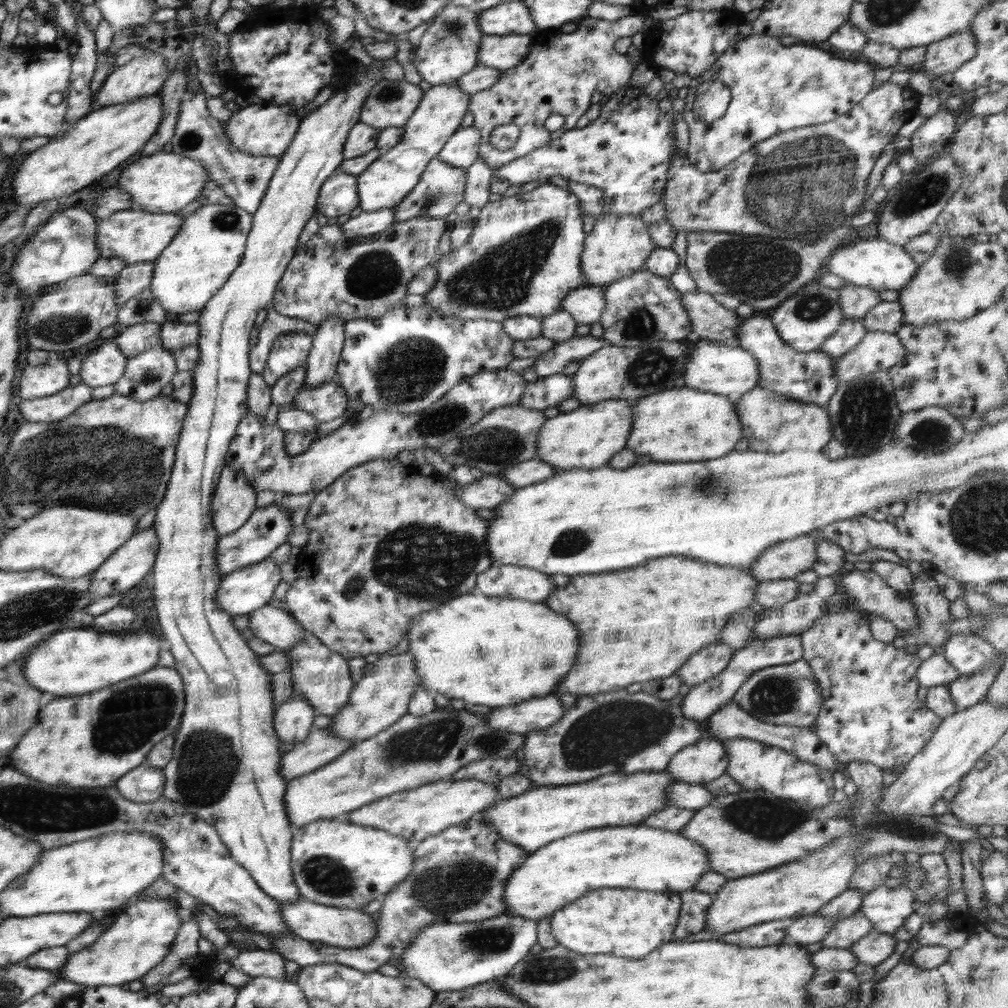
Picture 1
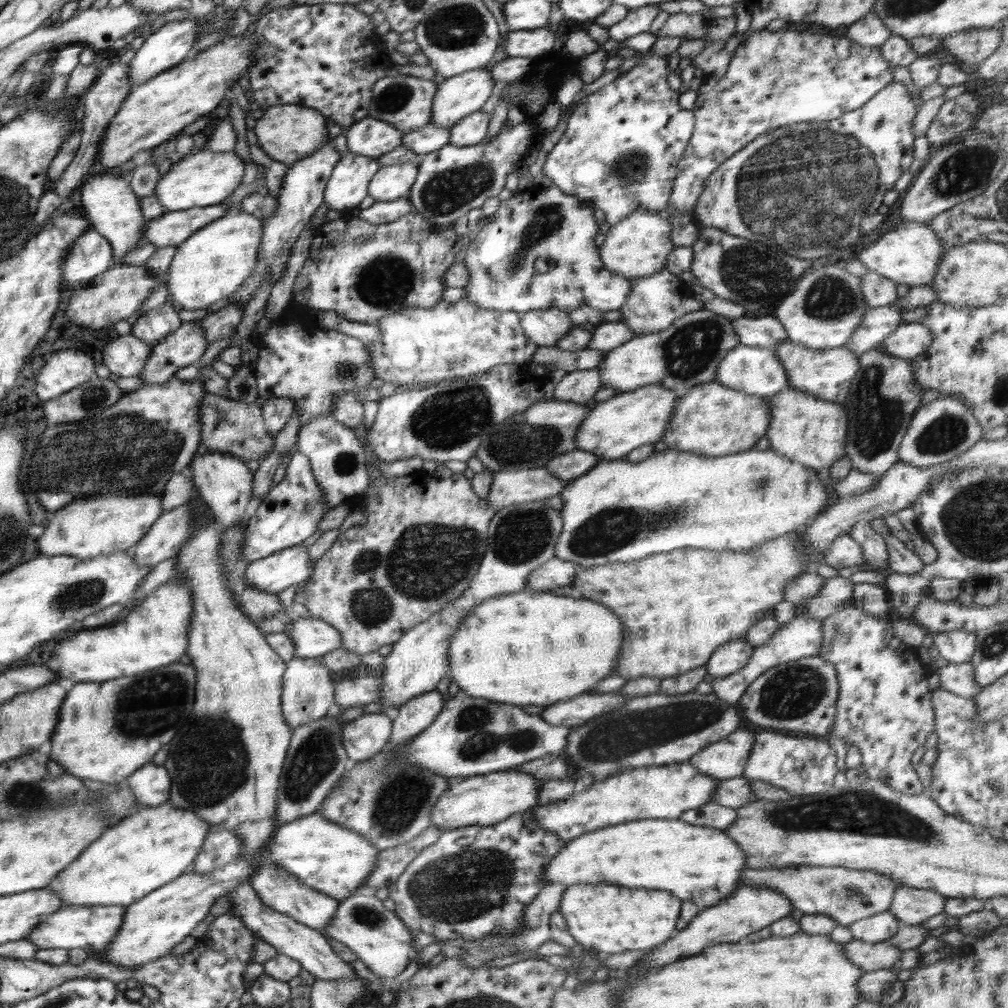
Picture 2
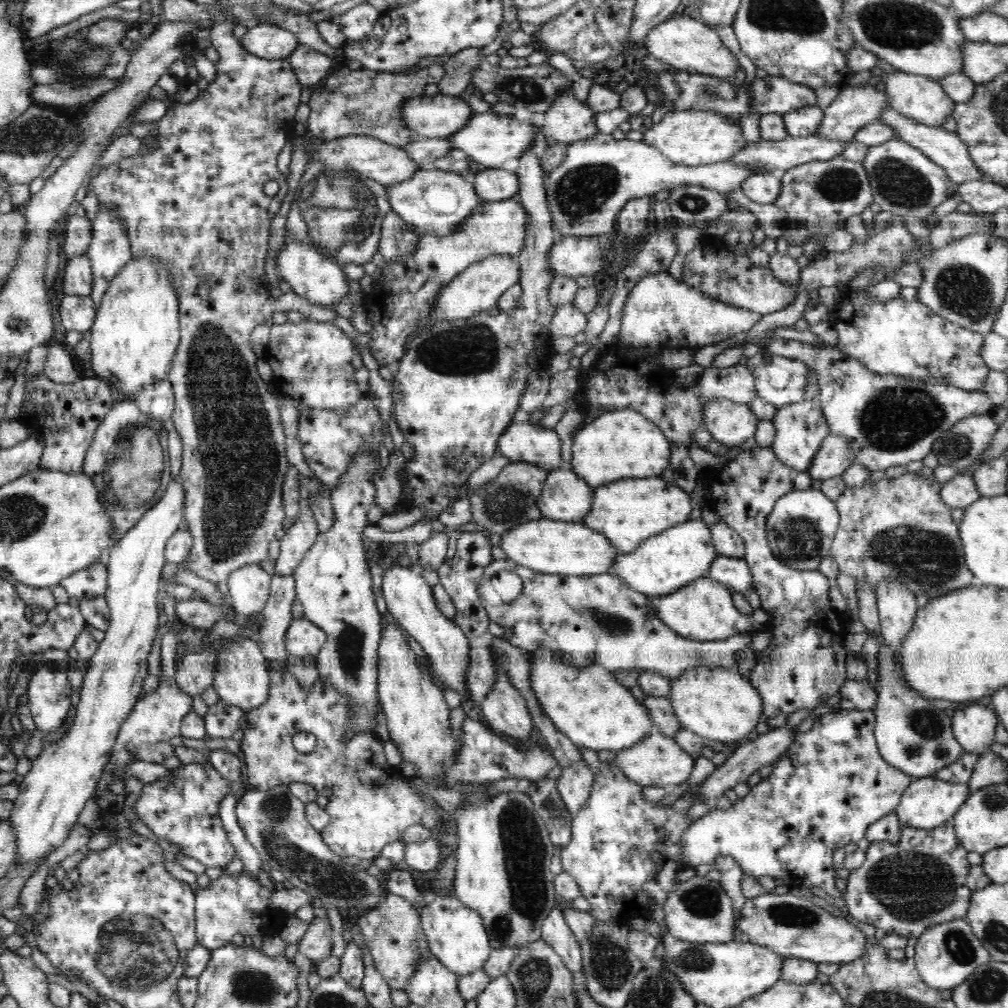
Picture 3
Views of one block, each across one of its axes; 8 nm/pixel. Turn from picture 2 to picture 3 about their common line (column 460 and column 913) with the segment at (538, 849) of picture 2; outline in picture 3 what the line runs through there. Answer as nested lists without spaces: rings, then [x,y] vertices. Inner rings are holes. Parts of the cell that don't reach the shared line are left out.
[[[952,823],[936,828],[923,829],[902,826],[898,831],[898,842],[871,842],[866,850],[862,866],[850,871],[846,880],[846,900],[850,918],[860,923],[872,924],[886,935],[898,935],[907,939],[918,939],[928,927],[950,920],[965,919],[973,894],[966,886],[970,872],[968,851],[960,844]]]

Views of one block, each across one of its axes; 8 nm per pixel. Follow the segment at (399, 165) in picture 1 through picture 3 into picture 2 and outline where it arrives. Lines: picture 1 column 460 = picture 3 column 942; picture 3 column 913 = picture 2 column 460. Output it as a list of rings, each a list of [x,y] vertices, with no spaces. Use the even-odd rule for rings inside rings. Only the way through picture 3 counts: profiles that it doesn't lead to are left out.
[[[484,67],[445,78],[432,98],[432,123],[452,128],[462,117],[480,111],[494,84],[492,73]]]

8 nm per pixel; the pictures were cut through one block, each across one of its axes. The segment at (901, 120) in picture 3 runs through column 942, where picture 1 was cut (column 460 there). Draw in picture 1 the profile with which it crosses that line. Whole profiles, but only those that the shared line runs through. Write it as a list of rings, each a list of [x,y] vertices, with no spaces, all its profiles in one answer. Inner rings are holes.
[[[474,125],[459,128],[447,140],[437,157],[451,166],[467,169],[478,158],[480,141],[480,131]]]

